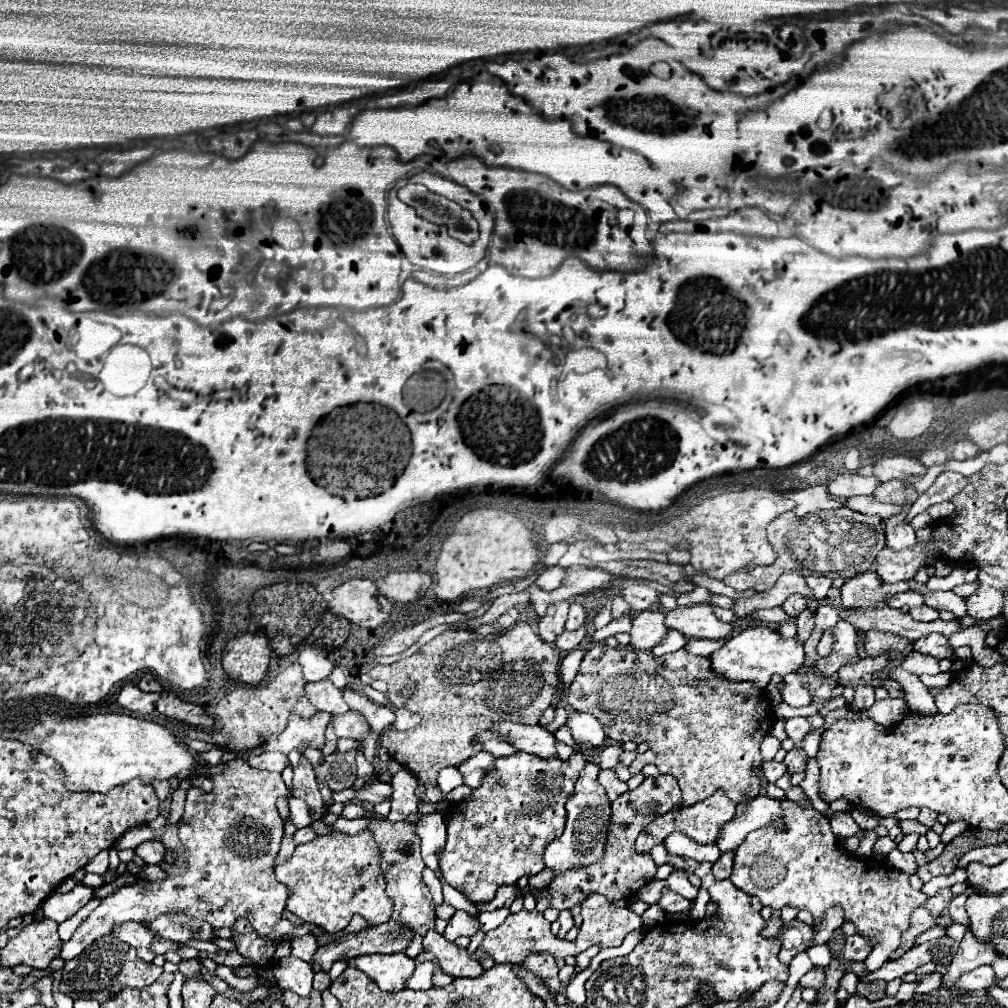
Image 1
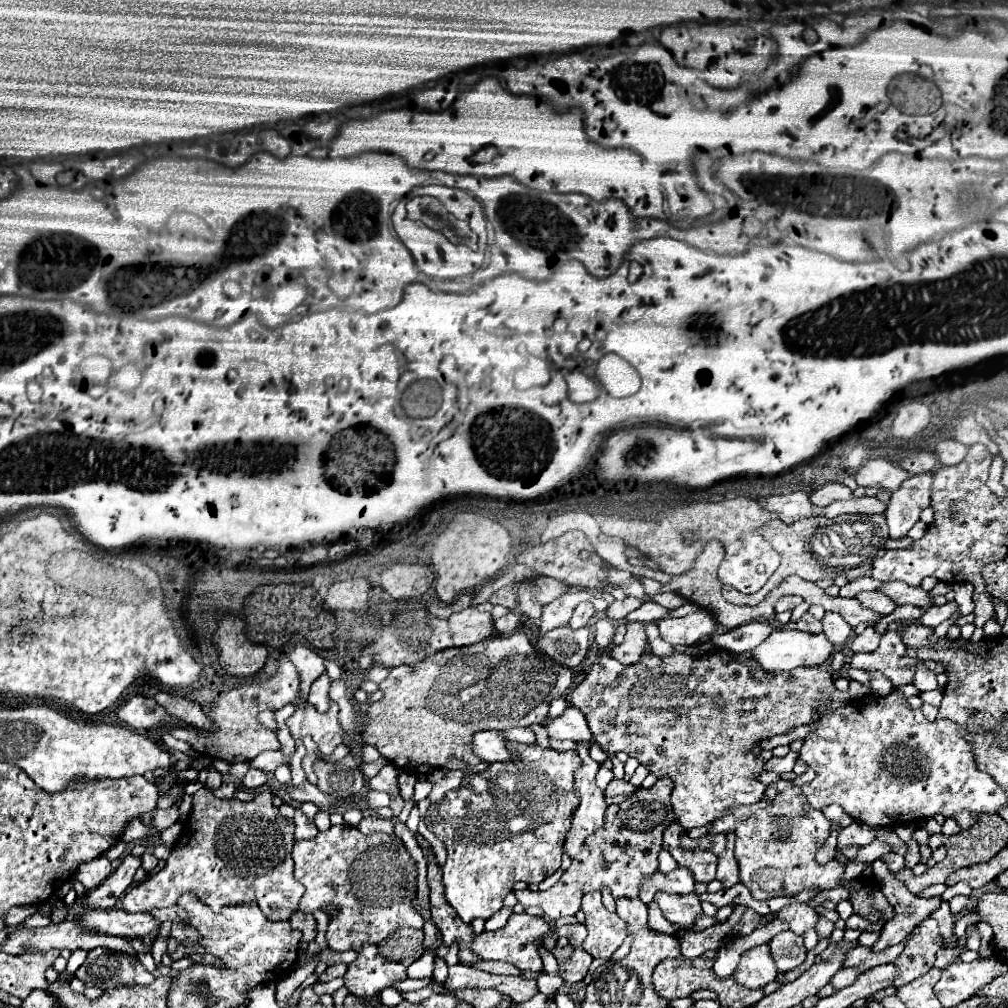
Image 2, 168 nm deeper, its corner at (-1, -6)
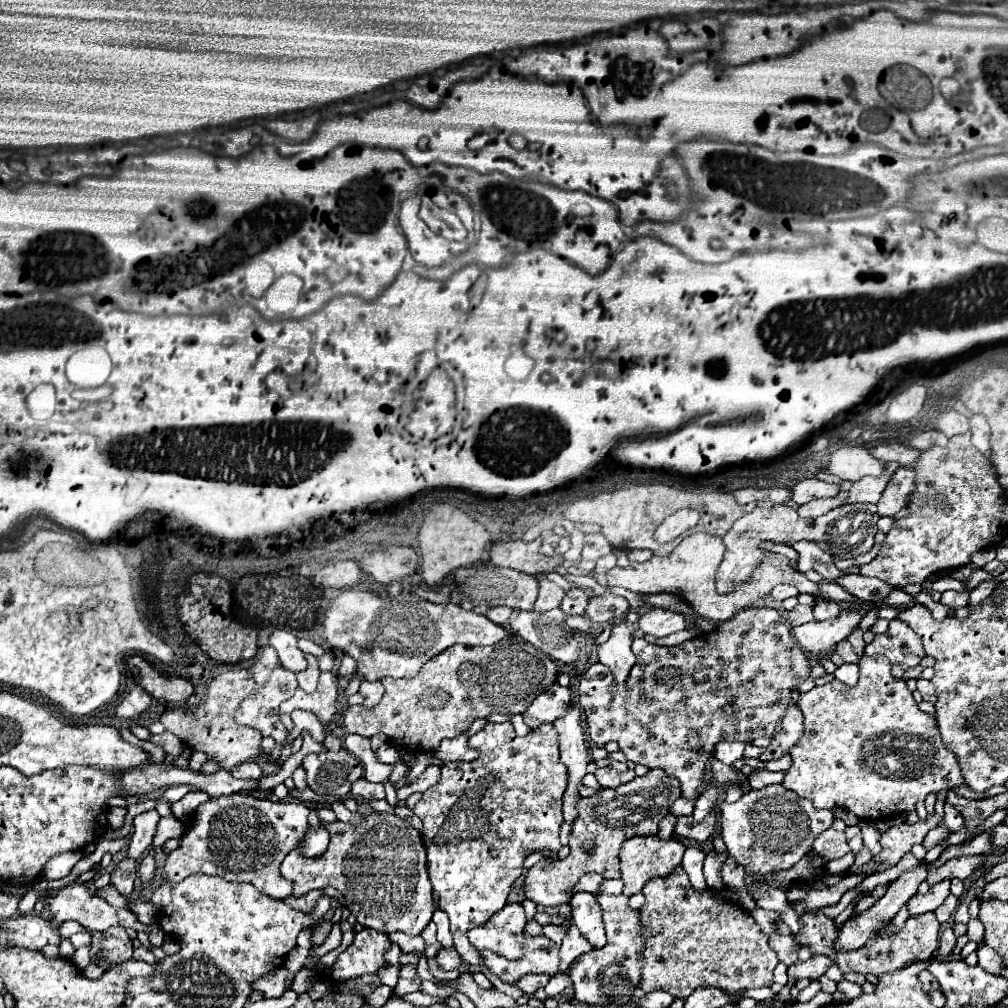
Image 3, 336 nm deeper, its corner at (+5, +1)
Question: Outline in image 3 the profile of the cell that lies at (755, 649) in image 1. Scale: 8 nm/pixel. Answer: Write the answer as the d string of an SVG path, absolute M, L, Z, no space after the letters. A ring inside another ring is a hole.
M843 610L833 620L823 622L813 620L793 628L793 636L801 644L801 648L819 654L823 650L831 650L835 644L845 640L853 632L853 628L857 628L859 620L861 620L859 610Z

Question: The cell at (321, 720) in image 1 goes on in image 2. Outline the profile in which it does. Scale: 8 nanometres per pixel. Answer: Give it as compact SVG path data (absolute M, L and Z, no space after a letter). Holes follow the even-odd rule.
M331 703L327 713L319 713L313 705L305 705L303 709L297 709L293 717L287 719L287 727L293 739L303 739L309 735L313 737L323 755L331 755L333 749L343 741L337 711L339 707L335 703Z

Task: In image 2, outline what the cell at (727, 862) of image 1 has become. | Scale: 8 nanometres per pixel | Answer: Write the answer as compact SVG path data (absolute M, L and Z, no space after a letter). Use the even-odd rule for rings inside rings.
M727 833L727 847L719 855L719 865L717 865L717 879L723 883L723 887L733 887L739 883L739 869L733 847L735 847L735 833Z

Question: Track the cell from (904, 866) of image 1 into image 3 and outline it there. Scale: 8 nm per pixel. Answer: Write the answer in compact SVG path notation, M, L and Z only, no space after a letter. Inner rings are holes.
M859 820L857 826L861 828L861 832L863 832L863 842L869 846L869 850L873 852L873 856L879 854L879 850L881 850L881 846L879 846L879 836L881 836L881 832L875 828L875 824L873 824L873 822L867 822L867 820Z

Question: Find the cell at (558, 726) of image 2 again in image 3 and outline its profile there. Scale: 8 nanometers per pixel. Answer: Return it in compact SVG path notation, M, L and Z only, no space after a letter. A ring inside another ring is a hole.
M553 684L549 686L549 690L541 692L521 714L523 722L529 728L539 728L545 722L553 722L557 718L561 718L567 710L569 710L569 702L573 700L571 690L567 686L561 684Z

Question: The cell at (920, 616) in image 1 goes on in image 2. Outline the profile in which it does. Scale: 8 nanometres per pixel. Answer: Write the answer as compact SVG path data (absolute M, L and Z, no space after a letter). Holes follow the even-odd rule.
M953 601L941 606L932 606L925 609L925 613L919 617L919 621L925 623L927 627L937 627L945 619L949 619L955 611L957 611L957 603L953 603Z

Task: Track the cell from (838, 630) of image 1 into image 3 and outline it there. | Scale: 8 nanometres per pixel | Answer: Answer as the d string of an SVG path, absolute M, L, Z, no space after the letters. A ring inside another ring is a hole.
M819 600L815 606L813 606L813 612L815 612L815 618L823 620L823 618L837 618L841 608L839 604L831 602L831 600Z

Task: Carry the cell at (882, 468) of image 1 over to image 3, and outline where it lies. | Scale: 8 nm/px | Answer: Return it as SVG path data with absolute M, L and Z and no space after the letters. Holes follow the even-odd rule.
M841 446L831 454L825 472L855 482L863 476L879 476L883 472L883 462L873 458L863 446Z

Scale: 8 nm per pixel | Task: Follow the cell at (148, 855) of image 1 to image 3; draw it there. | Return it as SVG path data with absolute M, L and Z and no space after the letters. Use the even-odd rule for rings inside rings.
M145 856L143 862L139 864L139 878L147 884L153 880L153 876L155 876L155 860L153 856Z

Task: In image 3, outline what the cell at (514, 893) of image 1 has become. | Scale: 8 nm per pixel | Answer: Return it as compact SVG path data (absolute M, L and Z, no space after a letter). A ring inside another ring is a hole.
M649 770L641 778L633 778L617 788L601 788L589 798L577 800L577 818L571 826L569 856L553 860L549 866L535 864L525 876L525 898L539 906L569 904L567 894L583 874L599 872L603 878L619 878L619 850L625 838L657 834L659 820L669 812L671 804L681 796L681 784L663 770Z

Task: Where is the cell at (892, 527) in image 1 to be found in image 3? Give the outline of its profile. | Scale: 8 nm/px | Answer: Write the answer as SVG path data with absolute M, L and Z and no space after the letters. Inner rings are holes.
M899 468L891 476L887 488L883 490L881 500L877 502L877 514L879 516L895 516L901 508L905 508L909 496L915 490L913 482L915 482L913 468Z

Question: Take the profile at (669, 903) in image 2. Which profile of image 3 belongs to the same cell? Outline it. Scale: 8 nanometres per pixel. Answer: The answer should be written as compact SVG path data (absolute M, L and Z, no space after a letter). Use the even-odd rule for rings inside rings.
M681 866L667 874L665 878L651 878L643 886L645 904L641 906L641 928L645 946L641 950L641 960L645 962L641 970L639 988L647 992L665 990L677 998L687 998L697 986L717 986L723 990L743 990L773 984L773 970L779 964L775 950L769 946L769 936L761 932L751 914L733 902L725 902L713 890L695 890Z

